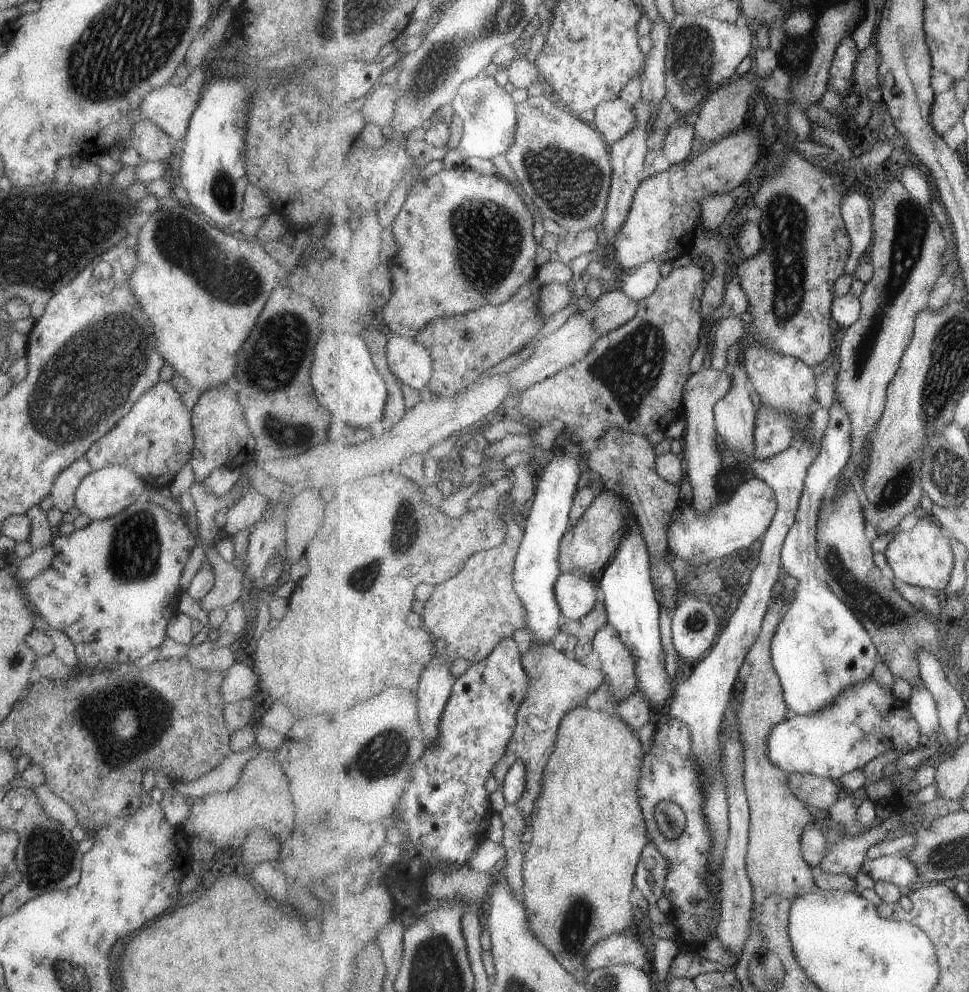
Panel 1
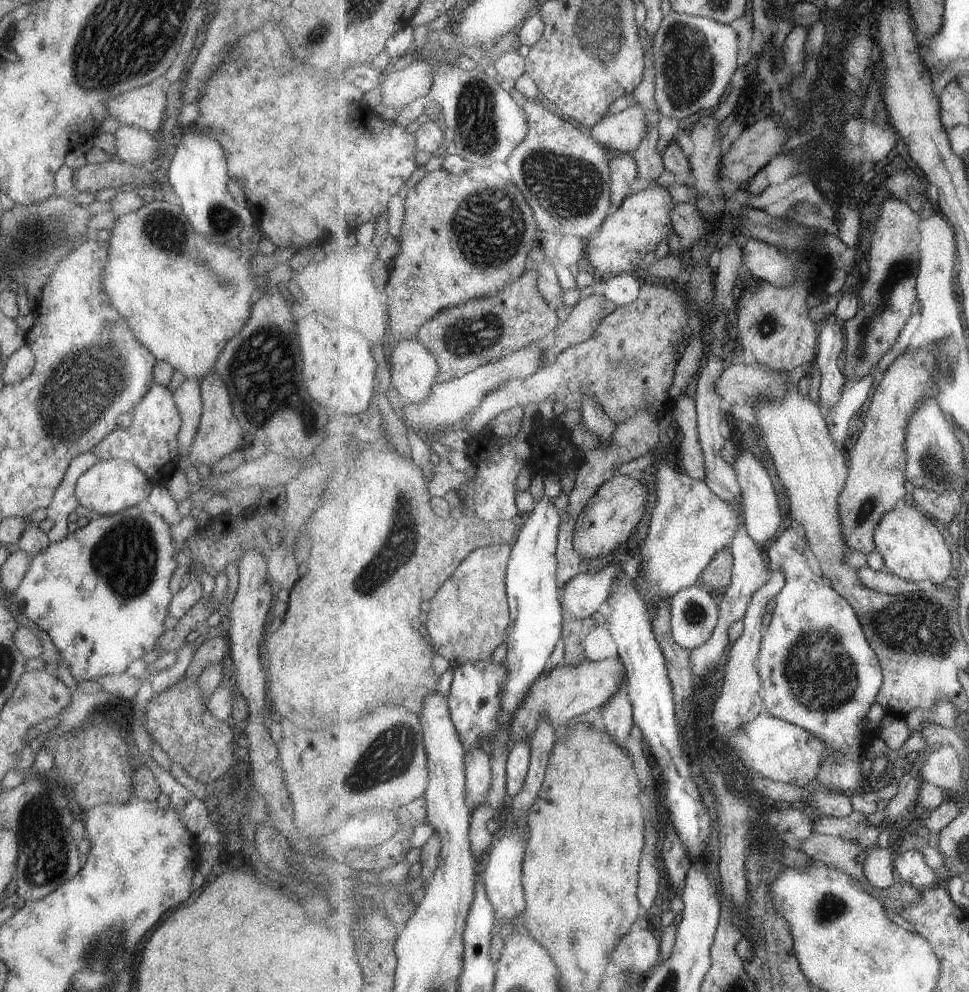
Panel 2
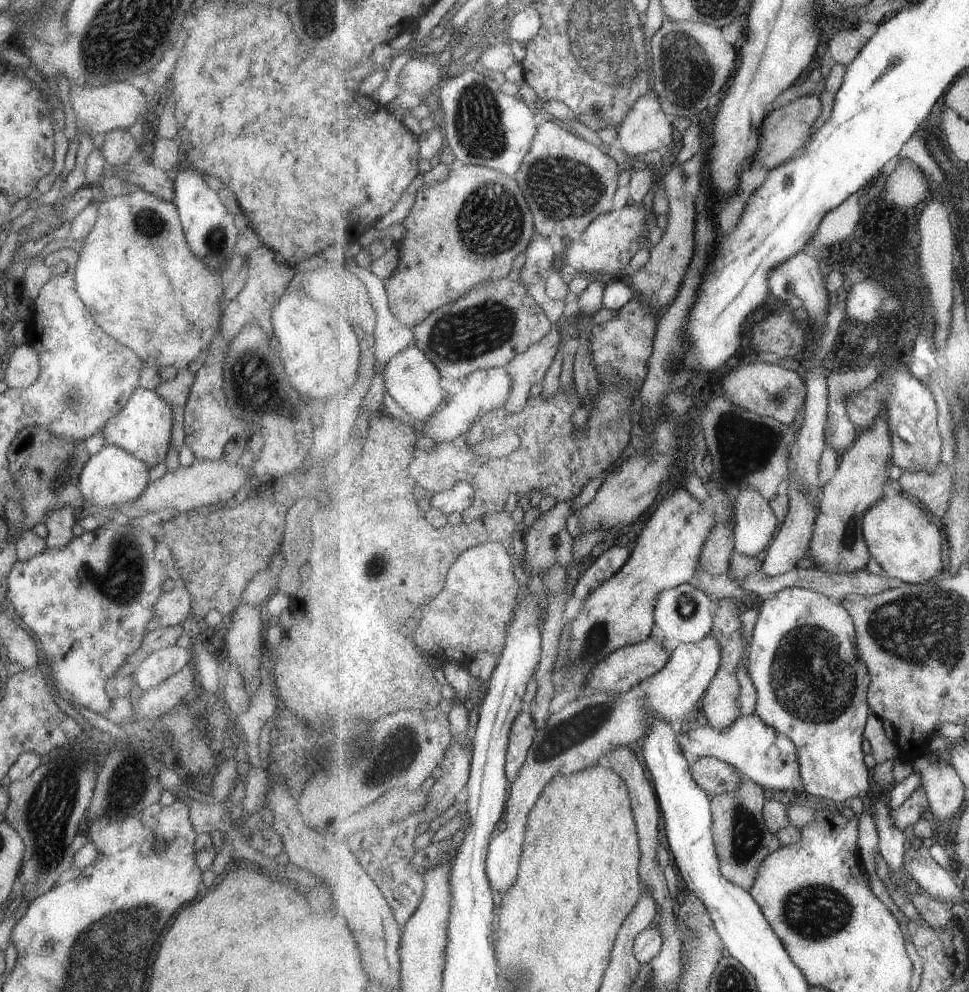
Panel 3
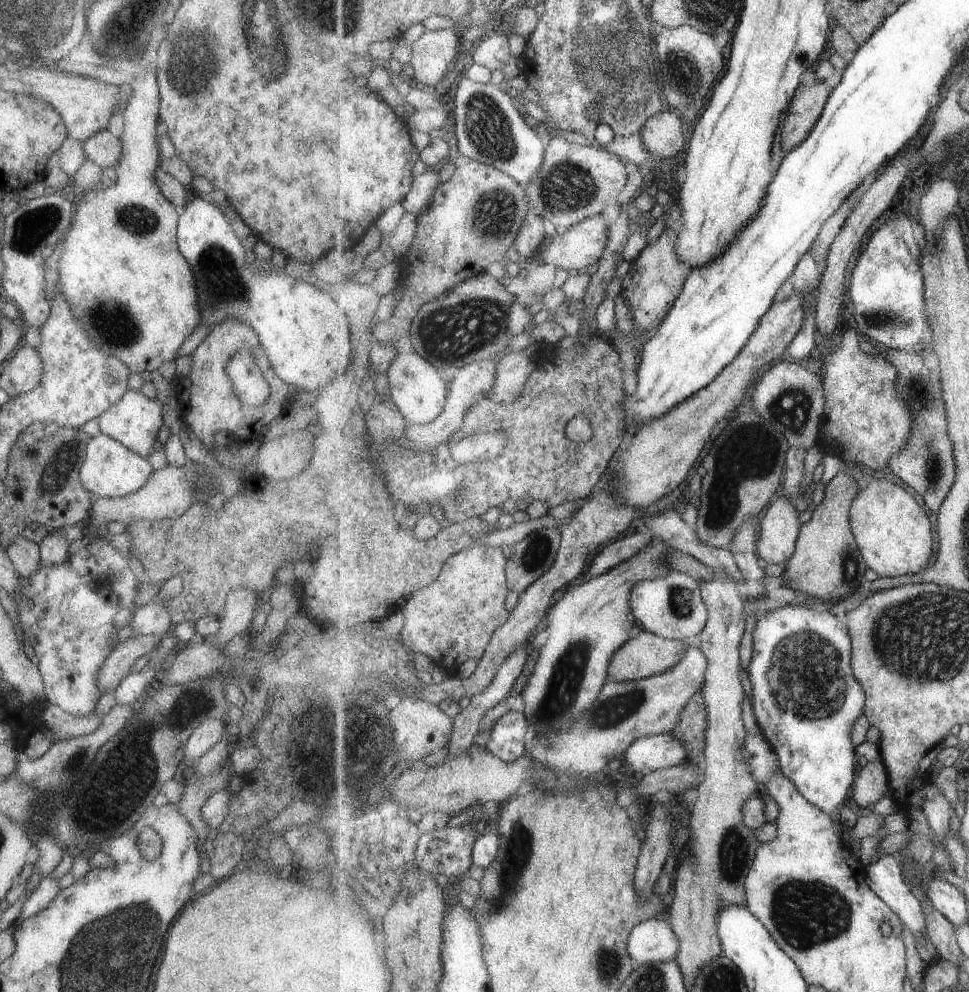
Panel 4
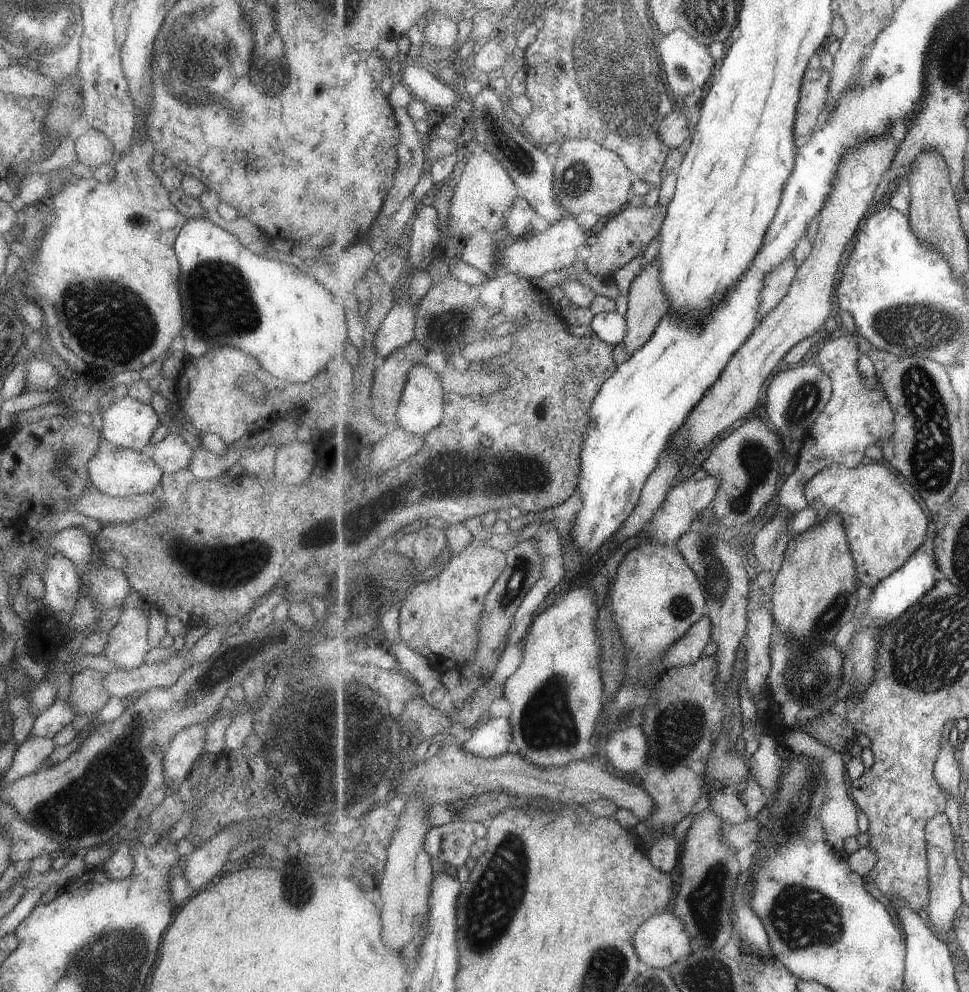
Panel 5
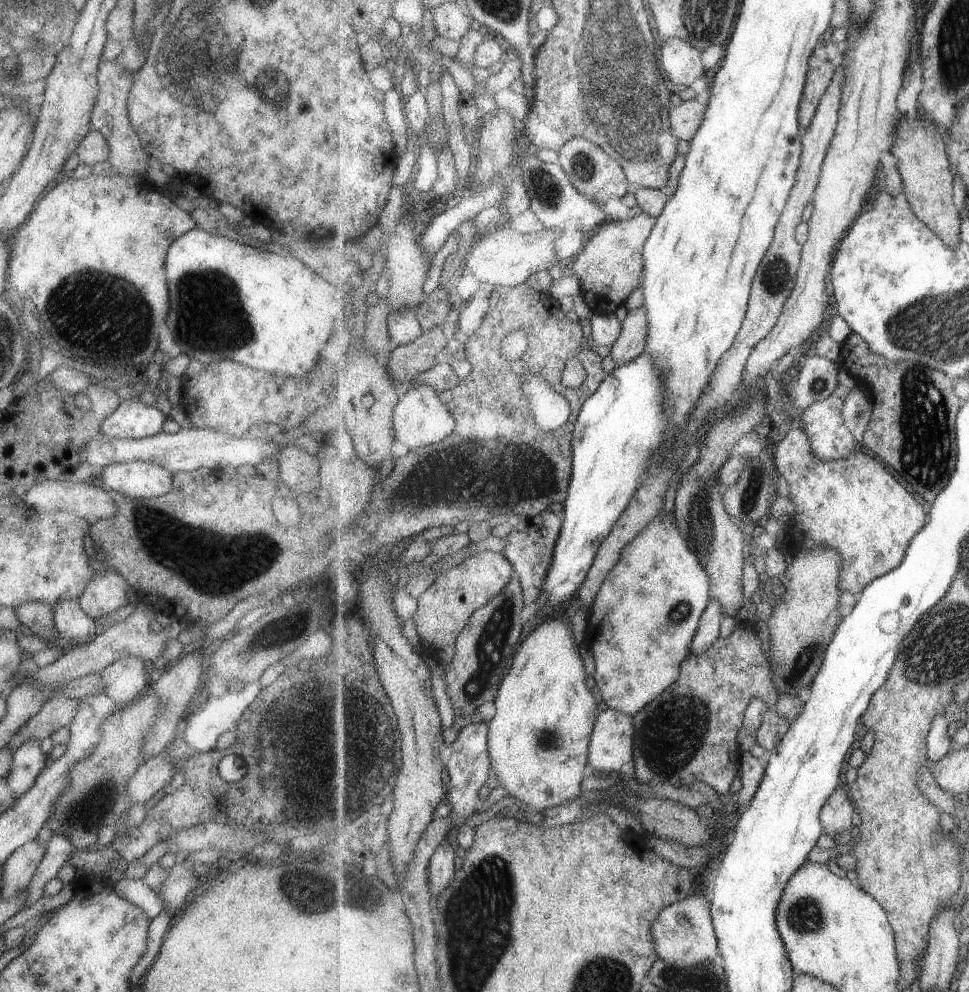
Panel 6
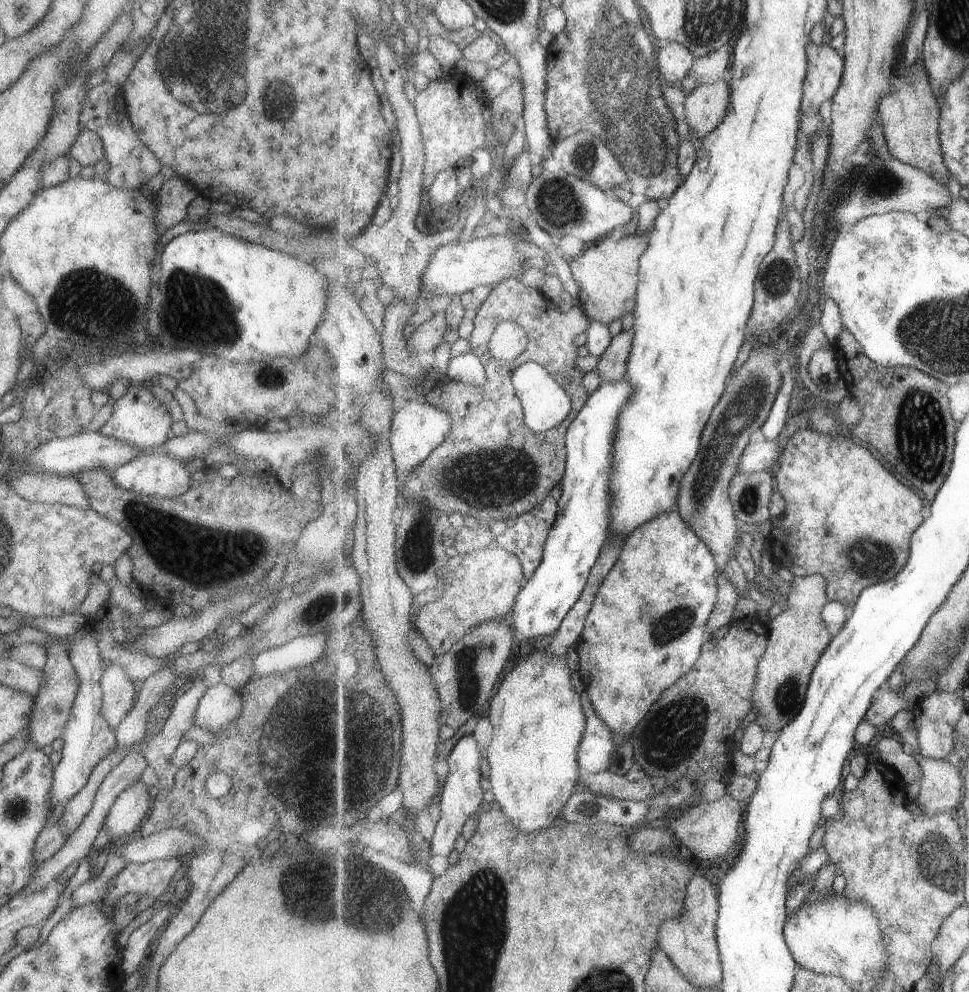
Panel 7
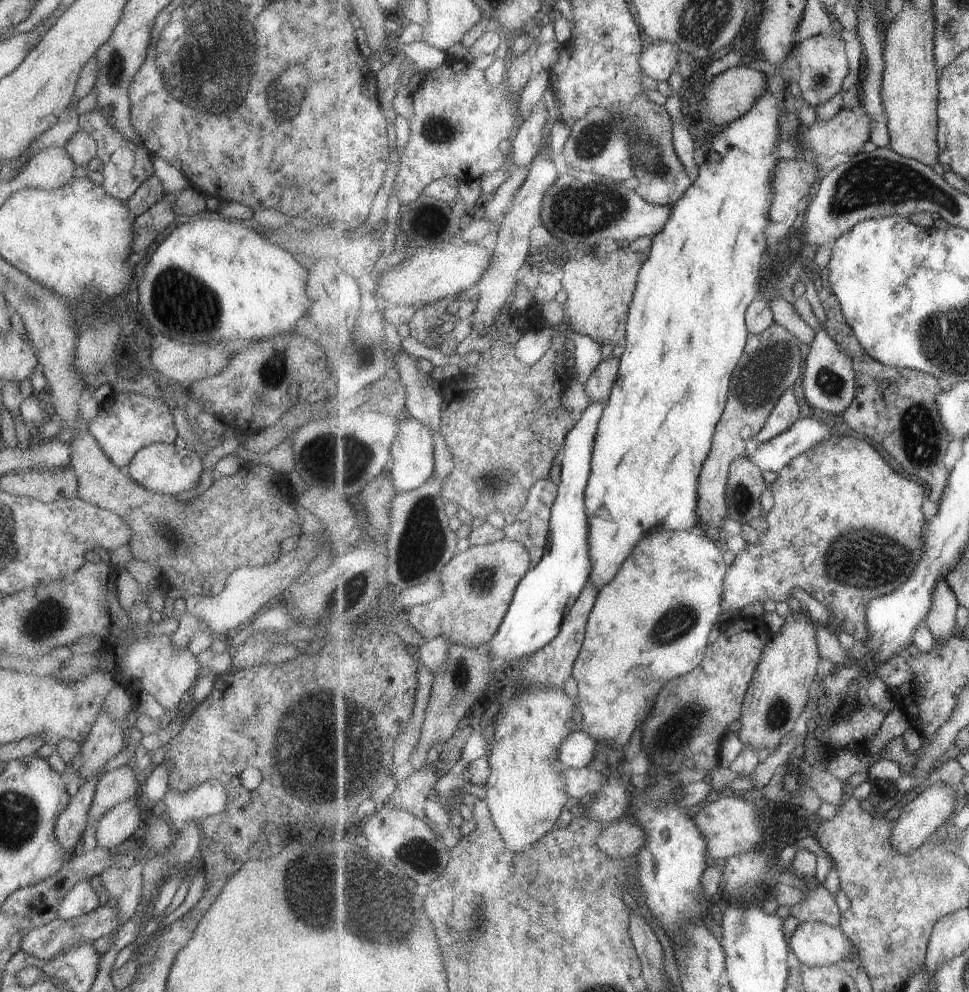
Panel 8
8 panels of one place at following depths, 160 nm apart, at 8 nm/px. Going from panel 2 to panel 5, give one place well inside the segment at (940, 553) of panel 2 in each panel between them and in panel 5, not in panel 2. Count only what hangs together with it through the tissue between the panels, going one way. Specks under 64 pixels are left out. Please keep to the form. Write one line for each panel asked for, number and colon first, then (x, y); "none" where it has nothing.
3: (904, 542)
4: (895, 535)
5: (885, 526)

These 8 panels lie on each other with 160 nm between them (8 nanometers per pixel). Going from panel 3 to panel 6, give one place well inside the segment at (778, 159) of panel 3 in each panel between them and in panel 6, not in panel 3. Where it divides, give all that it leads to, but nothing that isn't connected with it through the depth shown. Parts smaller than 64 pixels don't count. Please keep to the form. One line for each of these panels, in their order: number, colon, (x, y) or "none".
4: (810, 102)
5: (816, 89)
6: (821, 74)

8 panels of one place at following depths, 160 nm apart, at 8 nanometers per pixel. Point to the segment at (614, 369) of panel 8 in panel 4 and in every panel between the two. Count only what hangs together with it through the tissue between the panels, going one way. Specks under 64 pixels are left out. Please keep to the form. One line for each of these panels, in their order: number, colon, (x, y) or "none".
4: (655, 279)
5: (648, 303)
6: (632, 342)
7: (612, 366)

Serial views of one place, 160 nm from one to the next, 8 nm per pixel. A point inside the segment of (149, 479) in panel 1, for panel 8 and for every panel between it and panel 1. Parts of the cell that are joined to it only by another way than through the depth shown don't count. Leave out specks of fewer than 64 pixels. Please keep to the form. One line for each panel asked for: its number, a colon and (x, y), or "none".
2: (149, 442)
3: (142, 427)
4: (134, 421)
5: (128, 423)
6: (131, 419)
7: (137, 417)
8: (125, 422)

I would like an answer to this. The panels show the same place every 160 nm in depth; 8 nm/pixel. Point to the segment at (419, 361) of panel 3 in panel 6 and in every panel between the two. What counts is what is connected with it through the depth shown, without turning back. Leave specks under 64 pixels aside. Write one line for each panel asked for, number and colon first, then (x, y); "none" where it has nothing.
4: (418, 390)
5: (421, 411)
6: (421, 418)

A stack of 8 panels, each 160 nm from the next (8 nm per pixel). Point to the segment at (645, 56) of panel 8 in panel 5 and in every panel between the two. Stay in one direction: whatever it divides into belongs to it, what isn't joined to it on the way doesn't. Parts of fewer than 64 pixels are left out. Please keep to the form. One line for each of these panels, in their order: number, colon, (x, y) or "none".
5: (688, 63)
6: (683, 63)
7: (675, 60)

